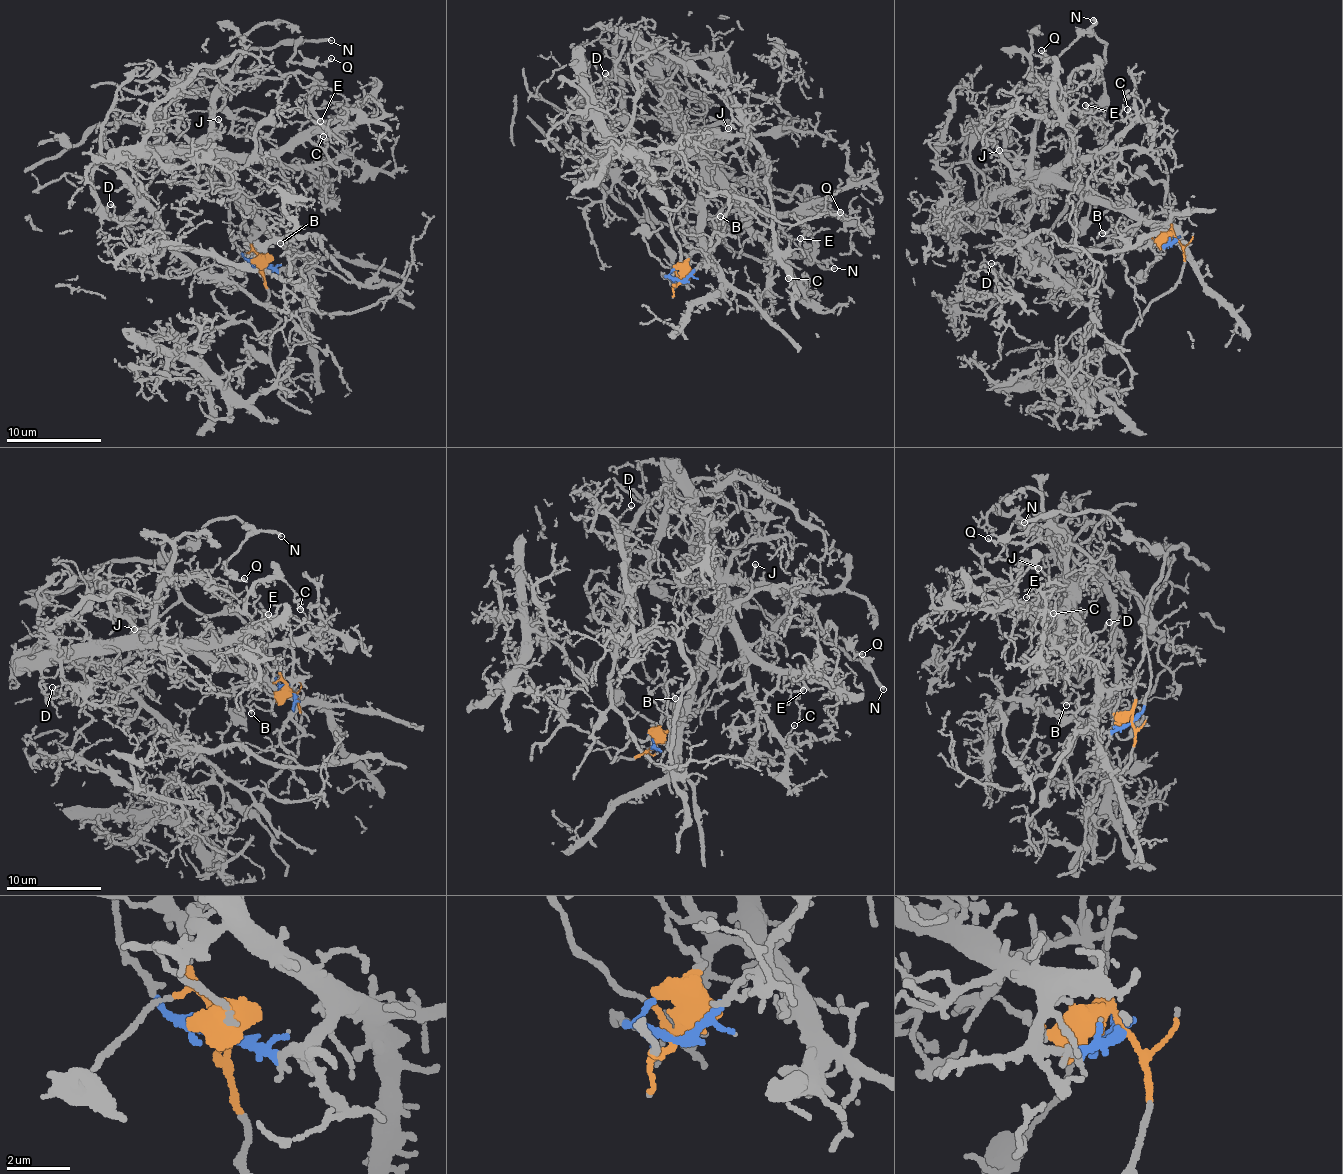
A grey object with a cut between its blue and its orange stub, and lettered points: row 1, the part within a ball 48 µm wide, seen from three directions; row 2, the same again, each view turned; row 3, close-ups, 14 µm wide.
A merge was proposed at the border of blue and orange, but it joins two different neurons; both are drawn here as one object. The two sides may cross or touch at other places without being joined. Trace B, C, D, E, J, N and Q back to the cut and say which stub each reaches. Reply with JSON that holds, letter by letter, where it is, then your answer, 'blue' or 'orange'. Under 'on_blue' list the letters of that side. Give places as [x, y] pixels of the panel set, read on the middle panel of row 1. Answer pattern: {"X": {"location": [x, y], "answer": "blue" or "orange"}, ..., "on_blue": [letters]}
{"B": {"location": [720, 216], "answer": "blue"}, "C": {"location": [788, 278], "answer": "blue"}, "D": {"location": [605, 73], "answer": "blue"}, "E": {"location": [800, 238], "answer": "blue"}, "J": {"location": [728, 128], "answer": "blue"}, "N": {"location": [834, 268], "answer": "orange"}, "Q": {"location": [840, 212], "answer": "orange"}, "on_blue": ["B", "C", "D", "E", "J"]}

